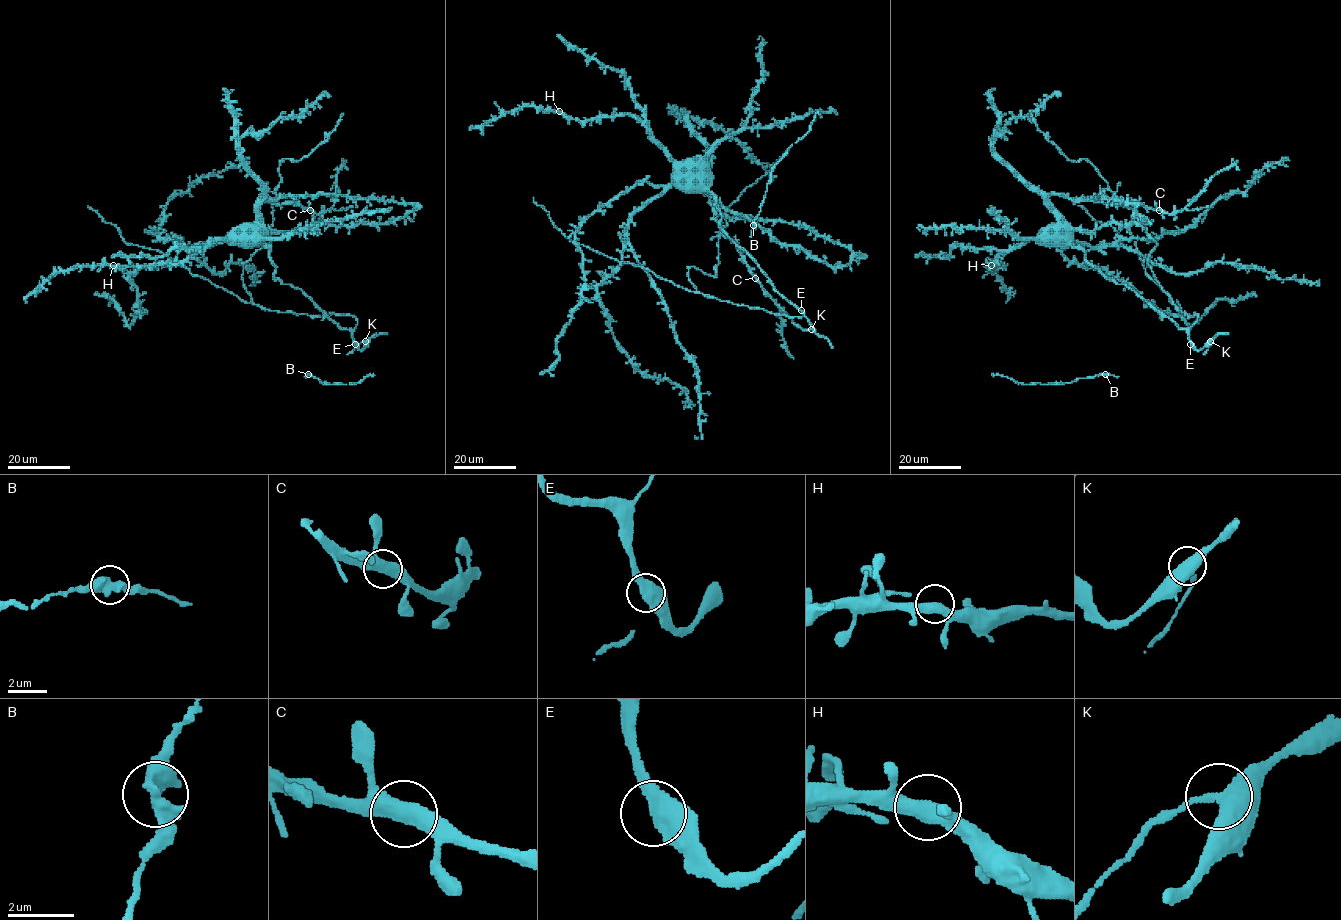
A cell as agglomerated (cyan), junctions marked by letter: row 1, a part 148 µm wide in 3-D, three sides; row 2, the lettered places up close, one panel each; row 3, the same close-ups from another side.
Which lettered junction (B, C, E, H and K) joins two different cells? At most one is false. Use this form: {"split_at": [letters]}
{"split_at": []}

